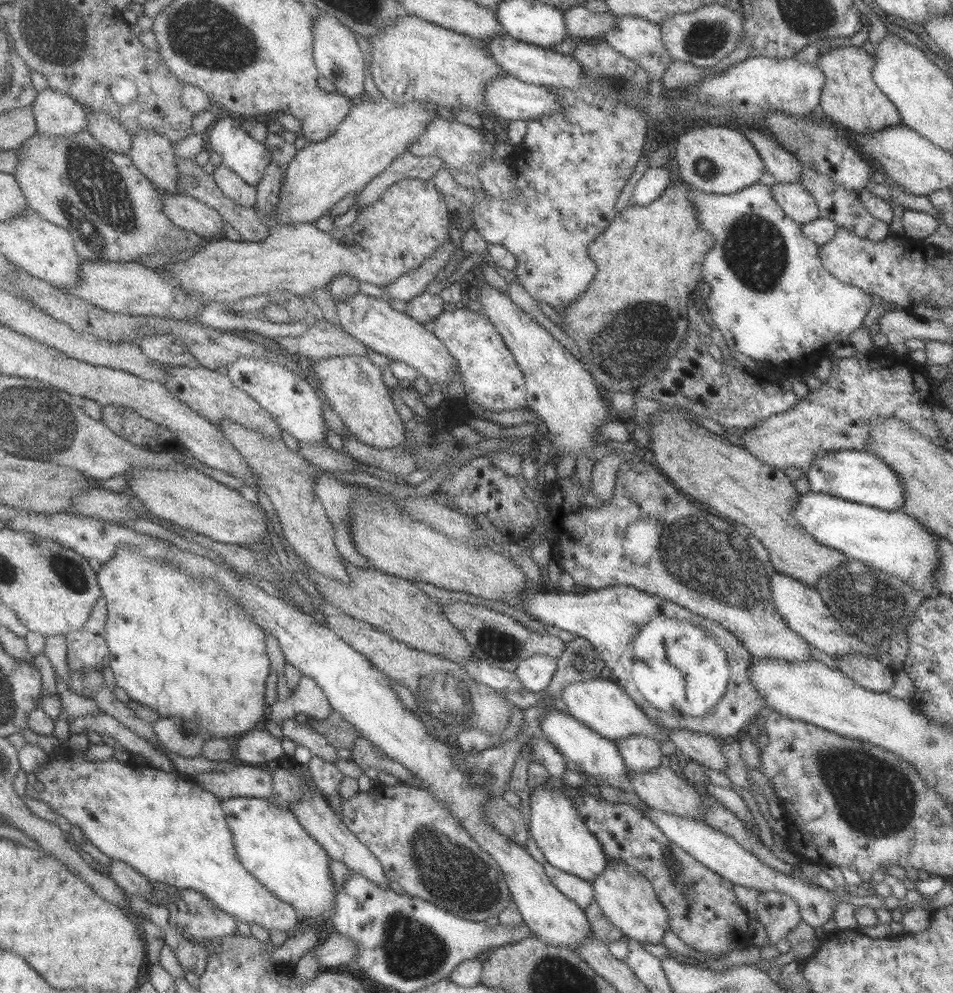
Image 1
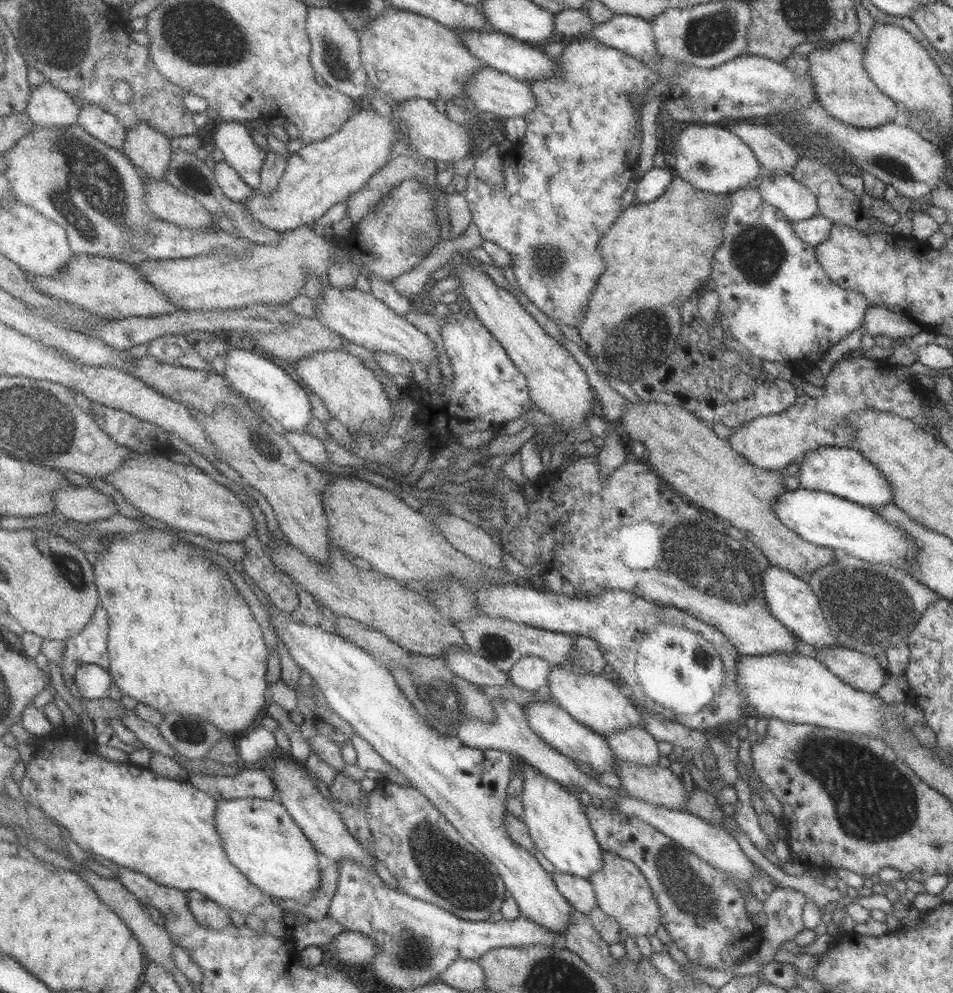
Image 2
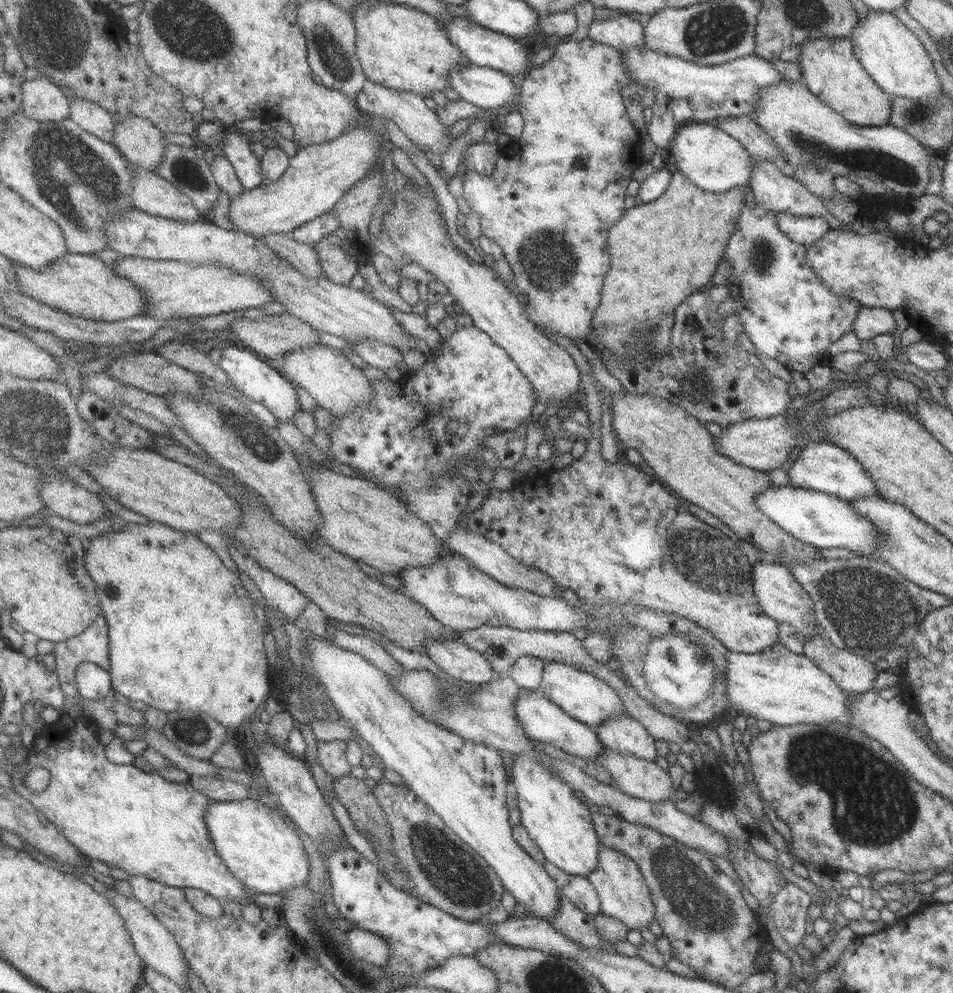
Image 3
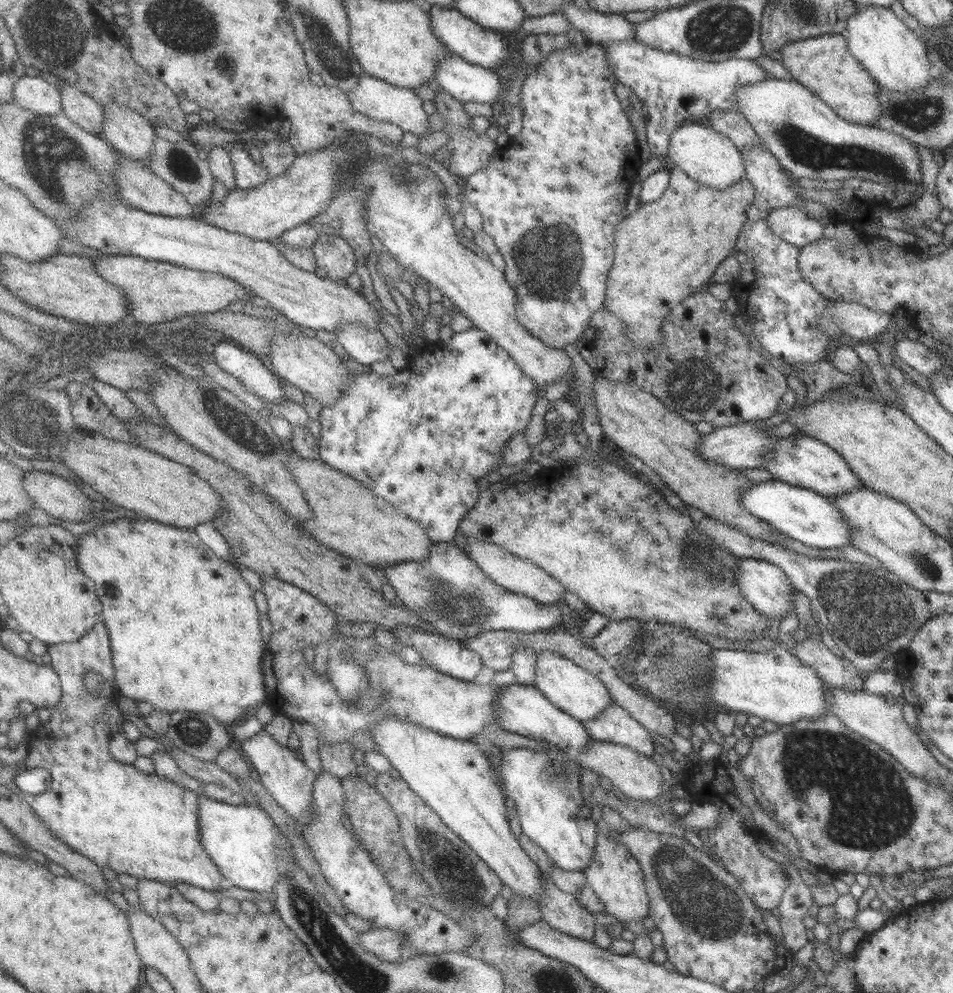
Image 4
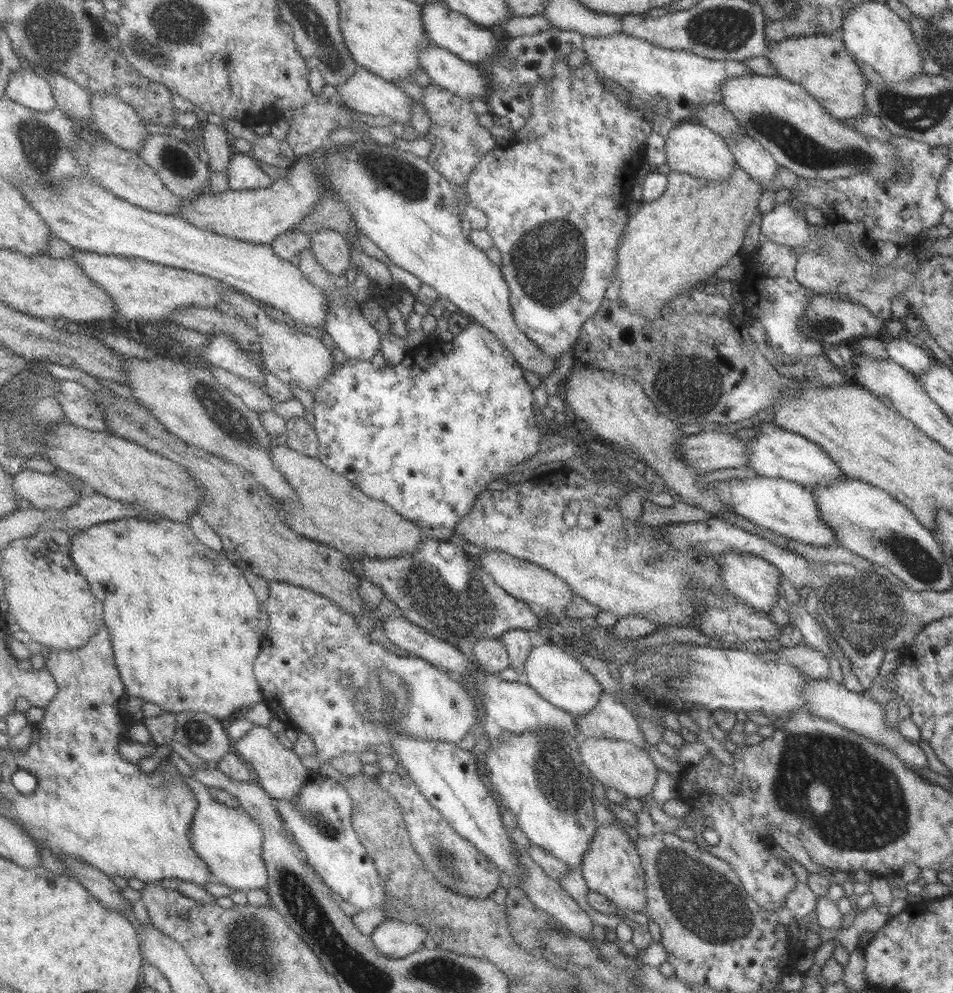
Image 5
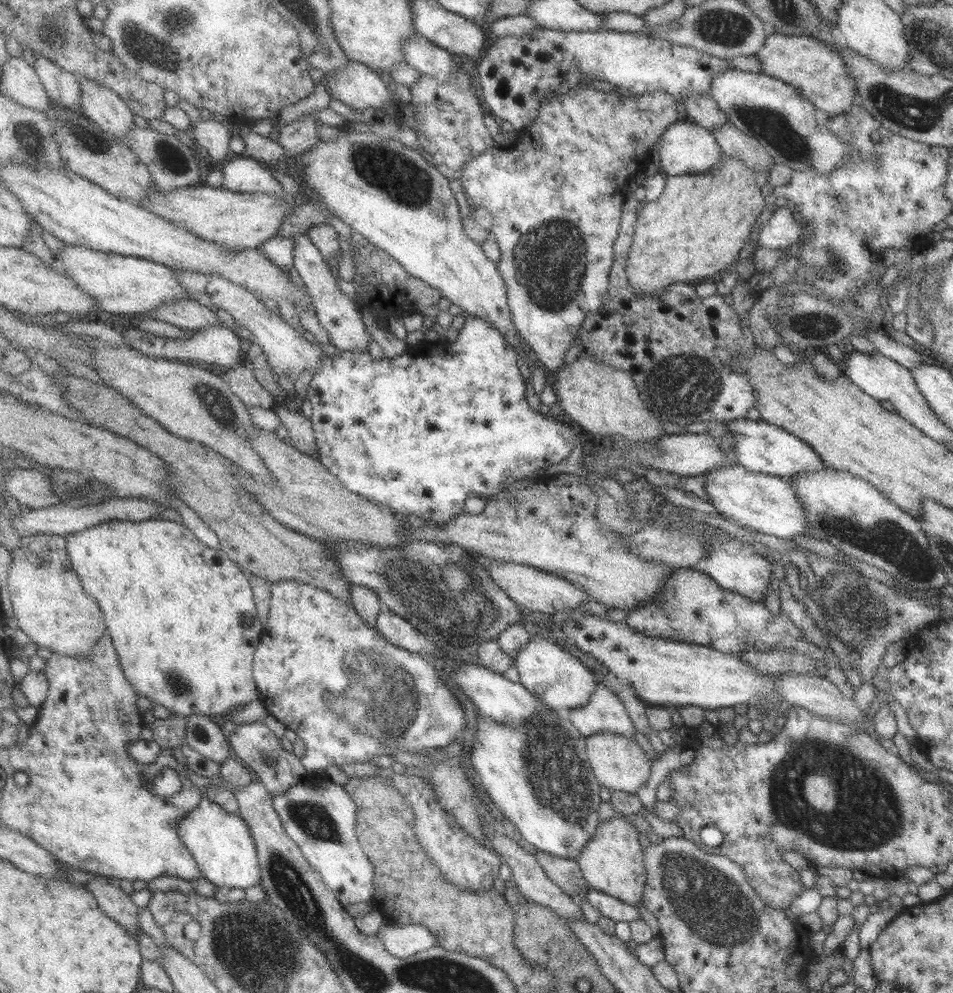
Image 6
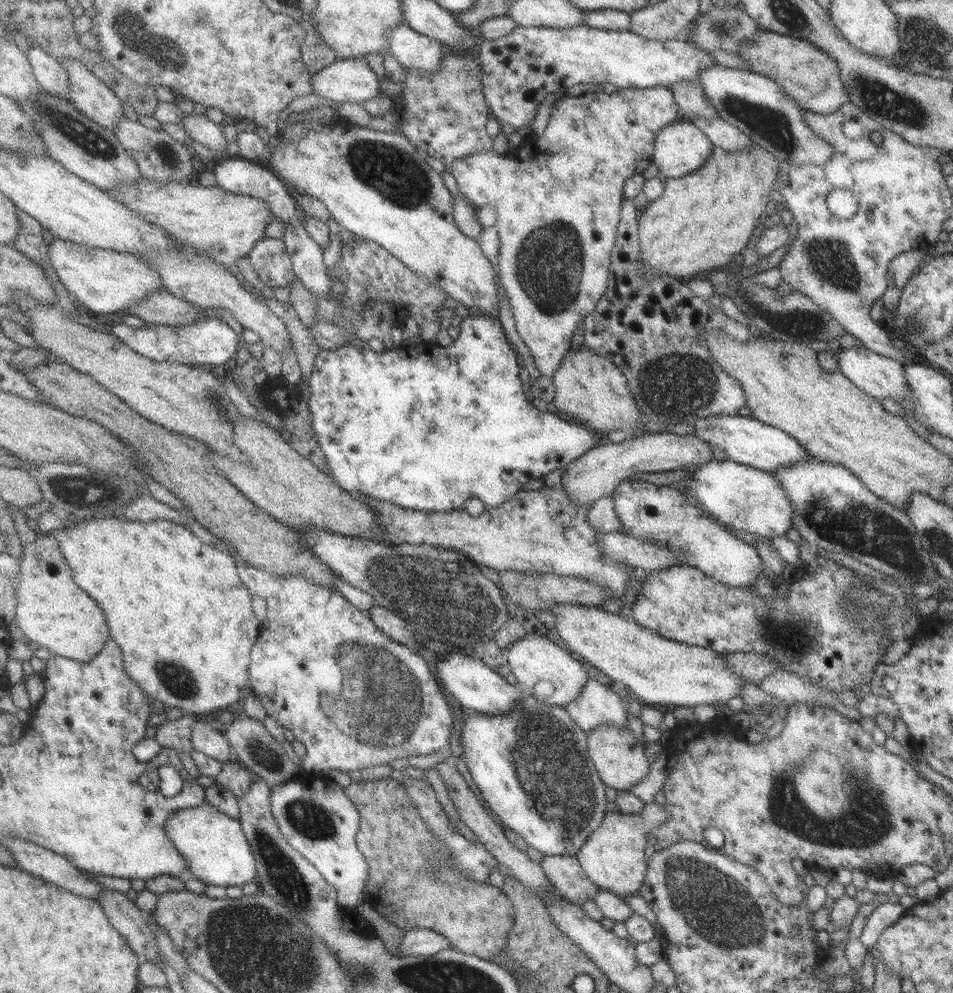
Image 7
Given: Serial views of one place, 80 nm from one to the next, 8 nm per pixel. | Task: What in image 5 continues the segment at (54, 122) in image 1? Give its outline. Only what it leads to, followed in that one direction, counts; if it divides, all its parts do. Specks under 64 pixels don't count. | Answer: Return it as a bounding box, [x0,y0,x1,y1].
[7,64,58,112]

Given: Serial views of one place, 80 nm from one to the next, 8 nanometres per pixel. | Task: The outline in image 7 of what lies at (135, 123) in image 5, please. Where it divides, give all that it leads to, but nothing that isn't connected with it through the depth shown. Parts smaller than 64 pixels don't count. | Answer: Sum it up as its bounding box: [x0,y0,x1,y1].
[61,59,125,130]

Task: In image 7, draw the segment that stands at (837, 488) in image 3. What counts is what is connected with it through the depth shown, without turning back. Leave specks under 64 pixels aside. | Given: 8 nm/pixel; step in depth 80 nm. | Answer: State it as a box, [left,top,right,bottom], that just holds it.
[693,415,812,473]

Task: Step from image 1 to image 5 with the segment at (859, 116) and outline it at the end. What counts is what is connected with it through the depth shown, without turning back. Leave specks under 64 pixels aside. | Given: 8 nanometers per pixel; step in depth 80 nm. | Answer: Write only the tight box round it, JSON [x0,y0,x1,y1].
[764,35,868,119]

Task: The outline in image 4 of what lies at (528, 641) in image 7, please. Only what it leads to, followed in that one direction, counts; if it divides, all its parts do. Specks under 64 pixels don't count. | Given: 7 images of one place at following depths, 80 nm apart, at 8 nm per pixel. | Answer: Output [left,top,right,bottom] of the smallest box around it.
[534,652,614,721]

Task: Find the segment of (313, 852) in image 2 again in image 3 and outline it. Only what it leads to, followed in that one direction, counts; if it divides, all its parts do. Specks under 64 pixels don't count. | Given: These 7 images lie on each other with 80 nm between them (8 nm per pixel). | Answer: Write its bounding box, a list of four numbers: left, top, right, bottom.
[208,798,308,894]

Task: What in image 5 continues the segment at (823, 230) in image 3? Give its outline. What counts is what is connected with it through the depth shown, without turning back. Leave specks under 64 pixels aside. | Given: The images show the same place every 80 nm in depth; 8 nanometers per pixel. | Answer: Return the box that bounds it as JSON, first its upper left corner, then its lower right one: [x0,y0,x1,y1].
[760,200,812,250]

